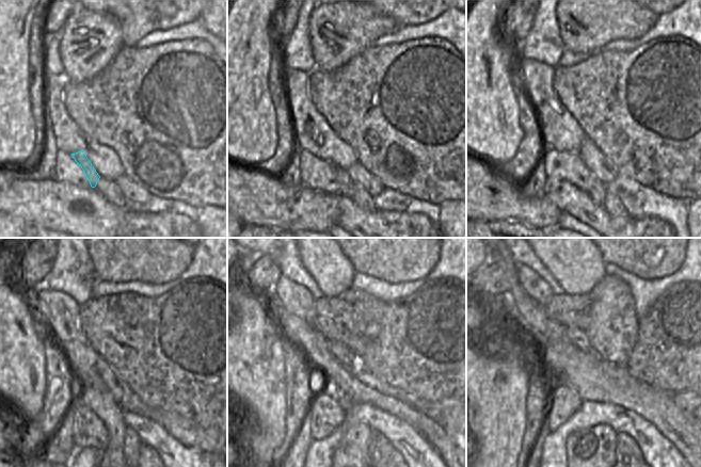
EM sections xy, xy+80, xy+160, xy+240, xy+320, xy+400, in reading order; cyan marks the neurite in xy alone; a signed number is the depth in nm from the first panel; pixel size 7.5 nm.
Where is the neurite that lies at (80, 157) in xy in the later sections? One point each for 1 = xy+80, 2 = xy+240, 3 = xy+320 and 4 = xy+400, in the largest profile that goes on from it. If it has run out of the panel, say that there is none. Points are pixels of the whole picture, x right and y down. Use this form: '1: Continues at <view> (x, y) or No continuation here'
1: Continues at xy+80 (344, 180)
2: Continues at xy+240 (132, 443)
3: Continues at xy+320 (380, 449)
4: Continues at xy+400 (628, 454).

